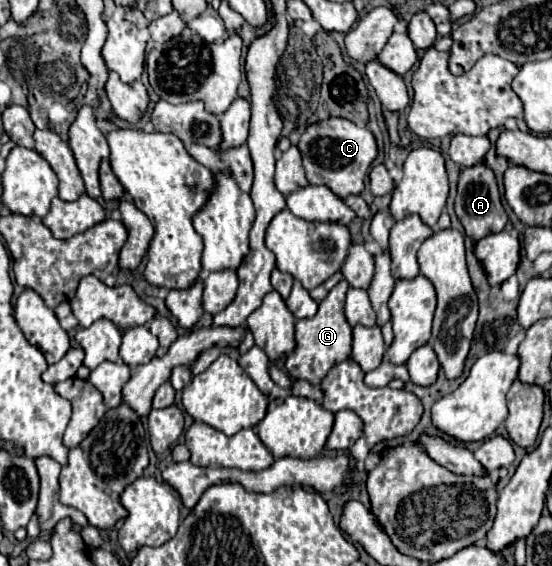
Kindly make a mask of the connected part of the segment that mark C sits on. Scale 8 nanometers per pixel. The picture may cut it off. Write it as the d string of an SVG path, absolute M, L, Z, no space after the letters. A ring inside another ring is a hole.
M329 118L311 124L303 132L297 146L303 156L303 168L307 172L309 184L323 184L343 200L351 194L361 194L365 188L367 170L377 158L377 142L371 130L355 126L347 118Z

